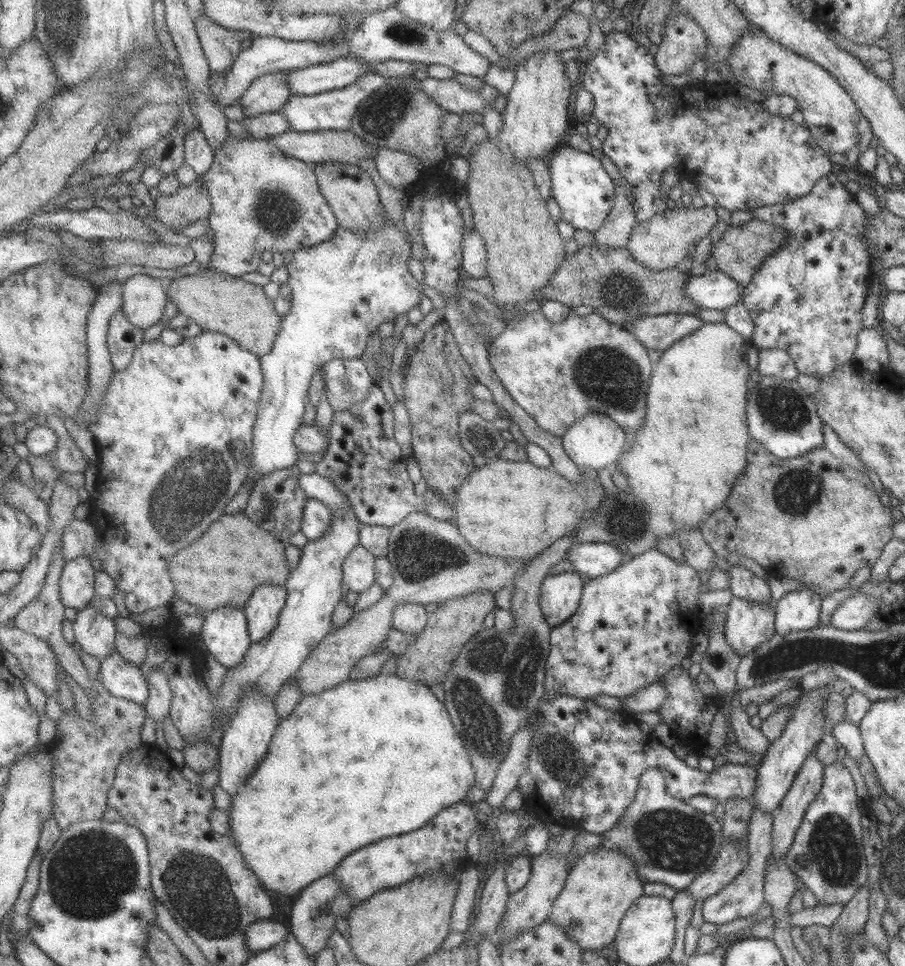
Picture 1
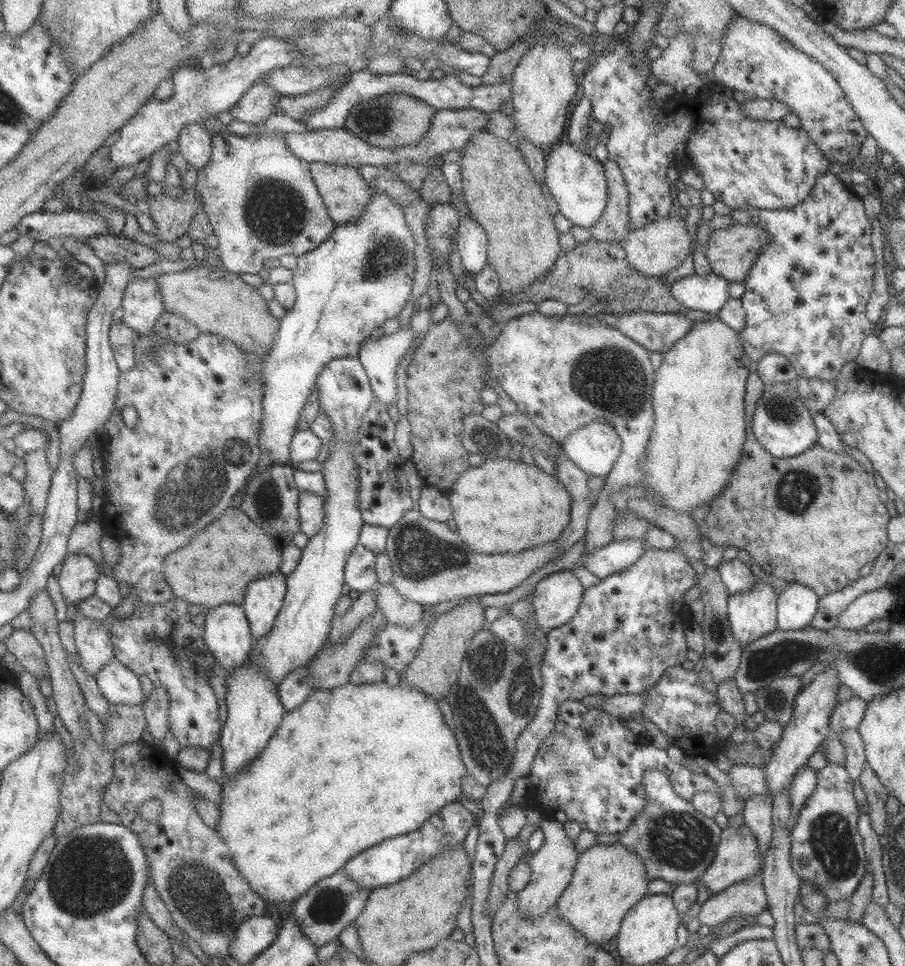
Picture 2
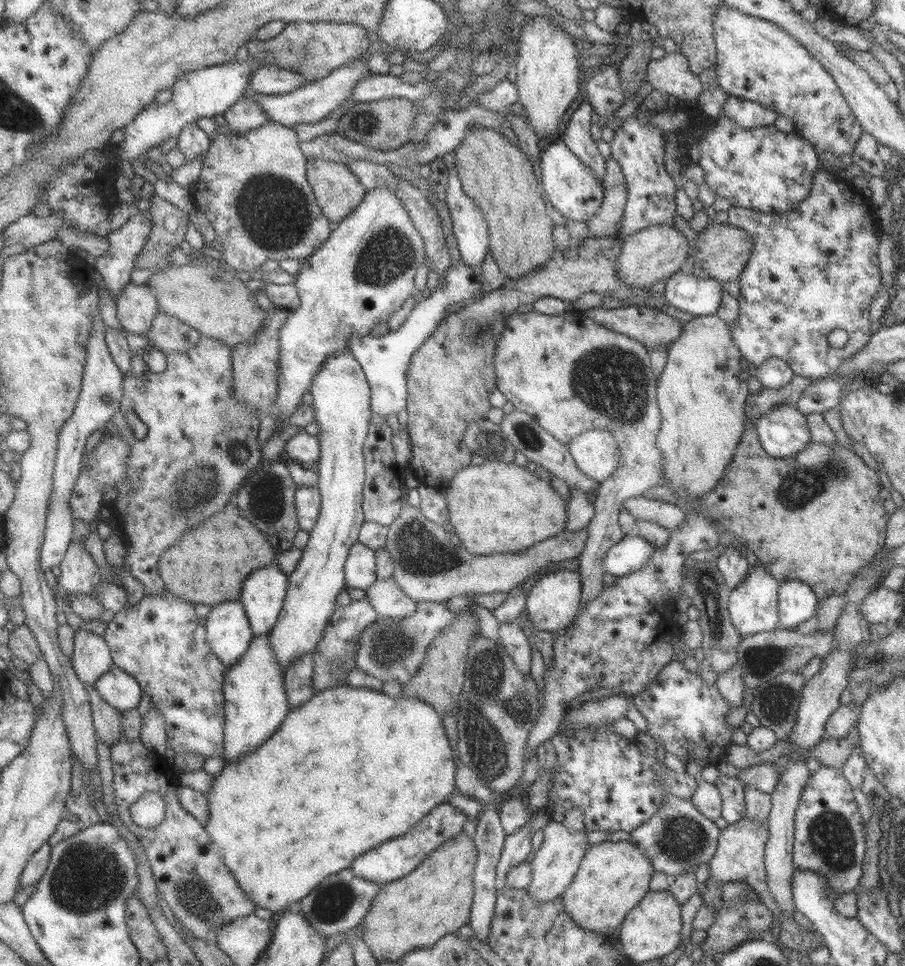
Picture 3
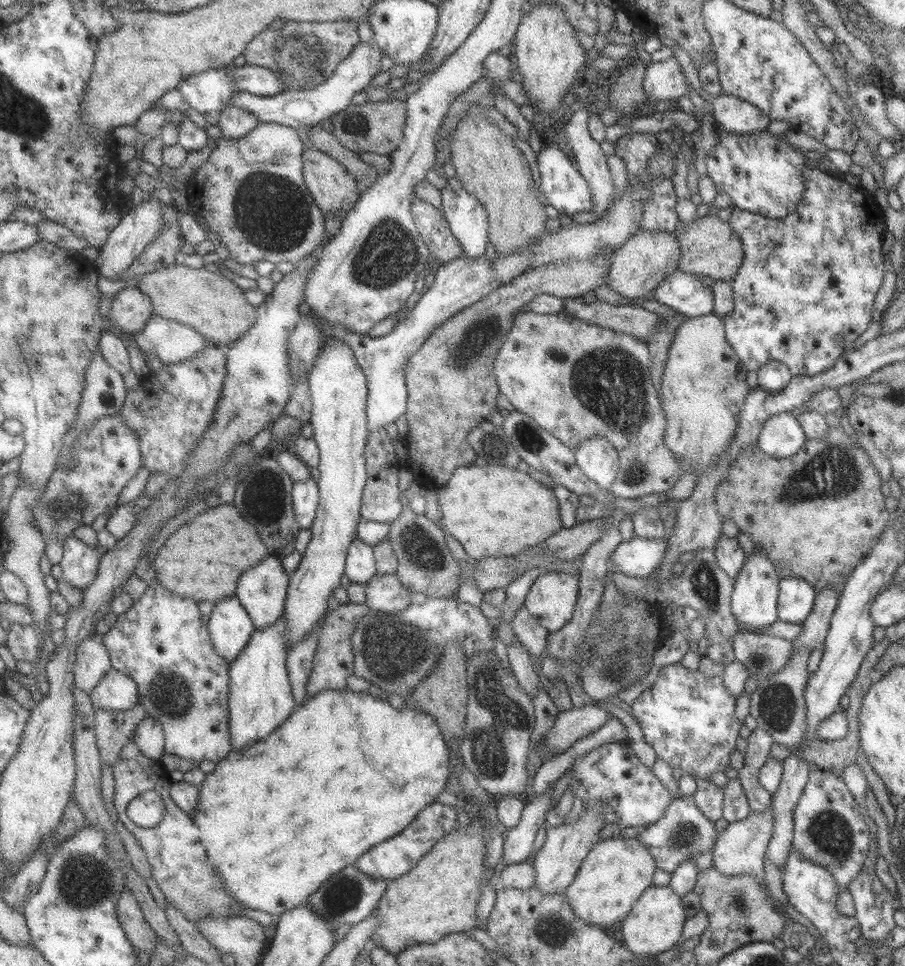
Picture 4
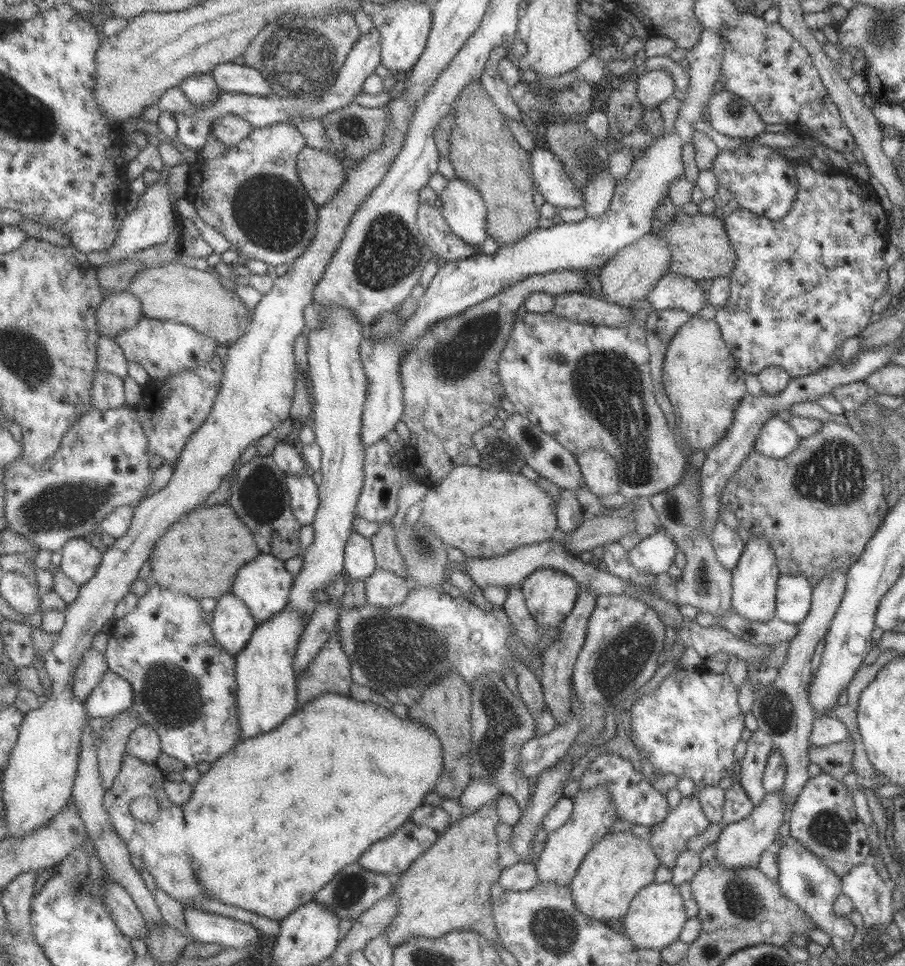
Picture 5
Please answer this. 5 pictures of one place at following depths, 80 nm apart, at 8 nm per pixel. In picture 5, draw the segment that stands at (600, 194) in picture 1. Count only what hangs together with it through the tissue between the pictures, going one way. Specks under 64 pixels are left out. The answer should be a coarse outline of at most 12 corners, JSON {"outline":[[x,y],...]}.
{"outline":[[531,150],[532,184],[554,207],[582,206],[583,192],[547,150]]}

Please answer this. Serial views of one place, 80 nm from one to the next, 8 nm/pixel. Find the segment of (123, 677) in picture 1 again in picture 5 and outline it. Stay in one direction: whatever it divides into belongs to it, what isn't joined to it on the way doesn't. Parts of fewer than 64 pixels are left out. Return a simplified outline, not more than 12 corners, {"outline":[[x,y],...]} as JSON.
{"outline":[[111,670],[84,702],[92,718],[130,710],[133,685]]}

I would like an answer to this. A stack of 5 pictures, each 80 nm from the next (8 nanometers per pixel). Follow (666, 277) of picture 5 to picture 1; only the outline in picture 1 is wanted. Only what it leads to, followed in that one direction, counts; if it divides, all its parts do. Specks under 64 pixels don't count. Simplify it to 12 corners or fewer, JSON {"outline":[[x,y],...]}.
{"outline":[[721,271],[691,275],[682,286],[695,307],[723,311],[743,286]]}

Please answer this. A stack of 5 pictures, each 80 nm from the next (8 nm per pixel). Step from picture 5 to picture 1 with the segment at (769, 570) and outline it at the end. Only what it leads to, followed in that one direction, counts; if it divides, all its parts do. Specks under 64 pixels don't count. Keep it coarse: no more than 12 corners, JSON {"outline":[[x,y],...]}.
{"outline":[[732,596],[723,638],[740,658],[775,633],[774,608]]}

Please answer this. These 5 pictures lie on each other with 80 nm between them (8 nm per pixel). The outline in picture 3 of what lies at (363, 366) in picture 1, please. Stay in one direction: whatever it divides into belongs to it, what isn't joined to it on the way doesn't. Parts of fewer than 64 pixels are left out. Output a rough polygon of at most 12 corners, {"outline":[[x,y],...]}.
{"outline":[[351,351],[314,401],[322,510],[278,624],[285,670],[314,654],[366,521],[372,388]]}

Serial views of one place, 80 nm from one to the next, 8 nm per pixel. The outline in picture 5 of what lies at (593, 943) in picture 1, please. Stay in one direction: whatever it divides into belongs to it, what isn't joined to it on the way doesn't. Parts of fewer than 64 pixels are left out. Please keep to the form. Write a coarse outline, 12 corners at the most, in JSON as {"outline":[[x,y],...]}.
{"outline":[[604,834],[569,884],[595,921],[624,916],[659,865],[647,838]]}

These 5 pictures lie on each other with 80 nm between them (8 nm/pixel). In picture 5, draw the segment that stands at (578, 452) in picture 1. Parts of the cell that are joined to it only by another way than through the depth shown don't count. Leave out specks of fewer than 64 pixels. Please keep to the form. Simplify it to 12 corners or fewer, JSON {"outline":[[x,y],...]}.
{"outline":[[602,448],[576,456],[584,484],[596,497],[619,490],[615,459]]}

